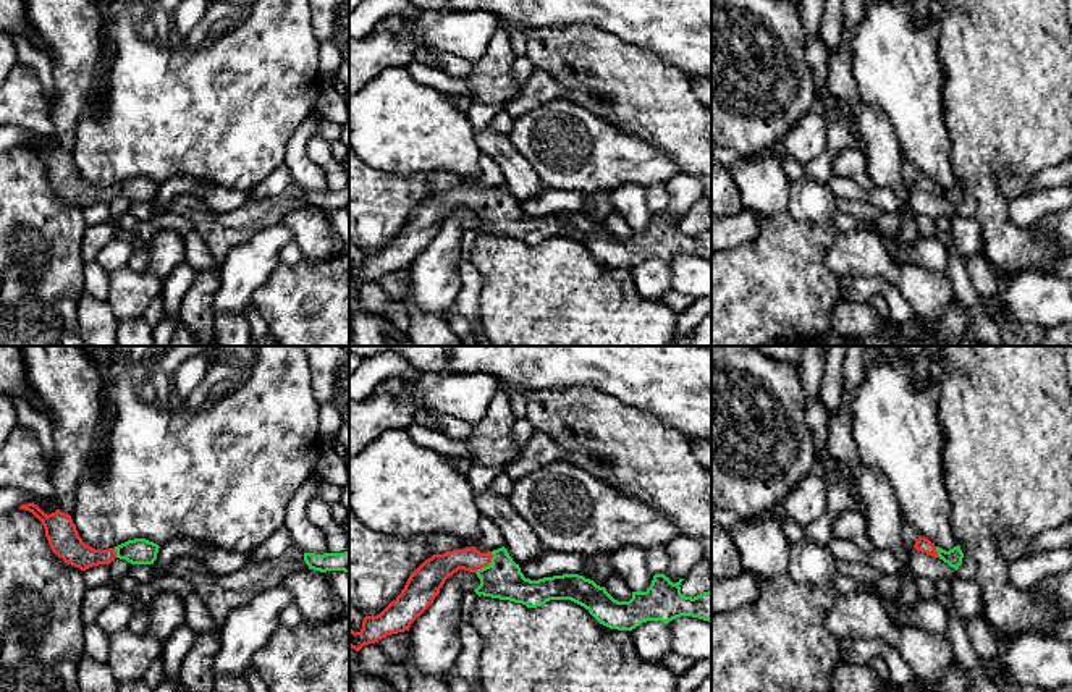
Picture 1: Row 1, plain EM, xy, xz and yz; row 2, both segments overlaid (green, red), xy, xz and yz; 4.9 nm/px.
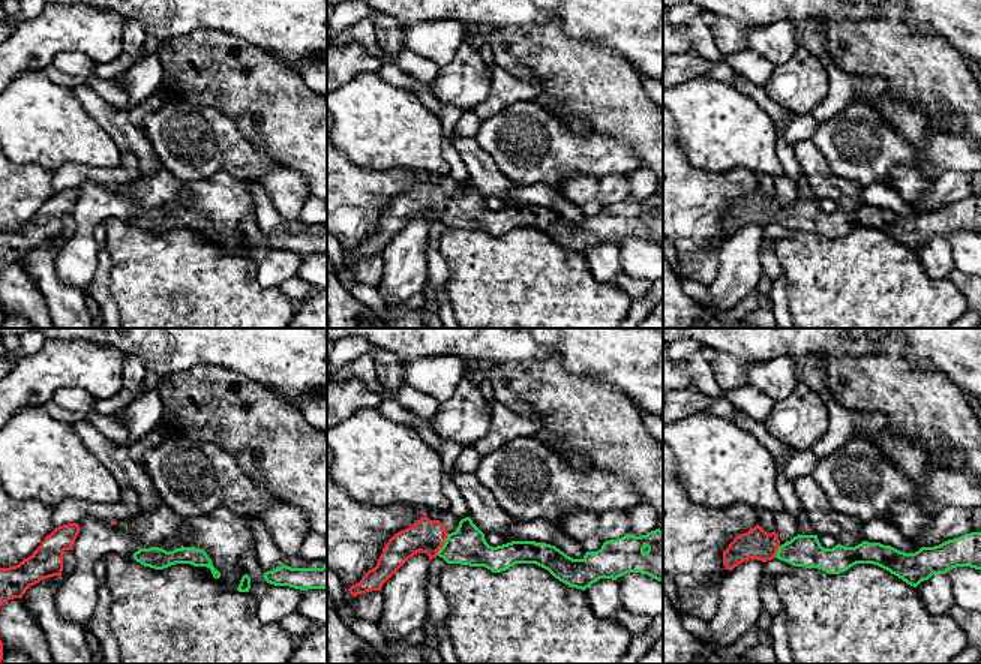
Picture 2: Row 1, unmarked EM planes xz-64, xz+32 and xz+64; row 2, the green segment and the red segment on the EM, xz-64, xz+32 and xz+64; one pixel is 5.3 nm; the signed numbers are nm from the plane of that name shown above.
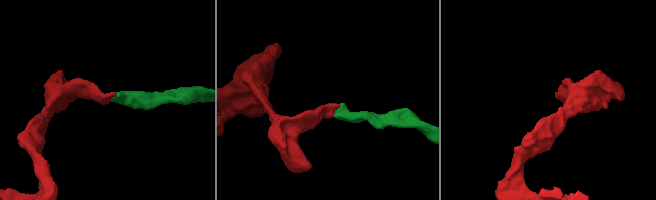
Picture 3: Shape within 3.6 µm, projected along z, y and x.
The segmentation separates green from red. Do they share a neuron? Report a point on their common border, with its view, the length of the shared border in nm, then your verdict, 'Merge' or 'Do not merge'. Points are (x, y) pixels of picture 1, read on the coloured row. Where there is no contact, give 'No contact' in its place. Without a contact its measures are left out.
Touches green at xz (489, 565). Shared border 140 nm. Merge

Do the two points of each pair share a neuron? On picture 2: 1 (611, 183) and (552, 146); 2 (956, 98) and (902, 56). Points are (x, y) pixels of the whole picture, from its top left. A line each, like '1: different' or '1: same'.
1: different
2: same

